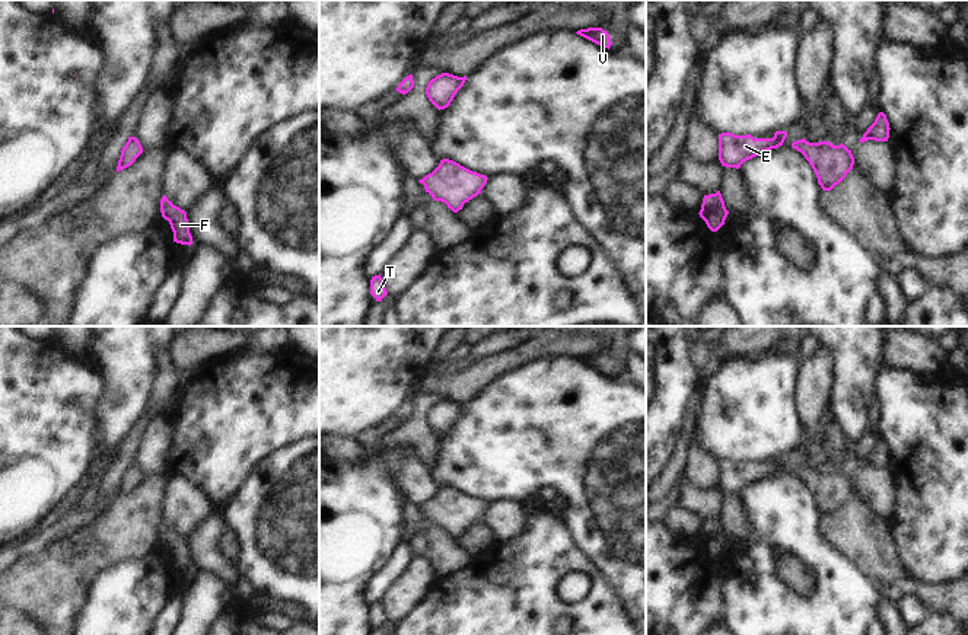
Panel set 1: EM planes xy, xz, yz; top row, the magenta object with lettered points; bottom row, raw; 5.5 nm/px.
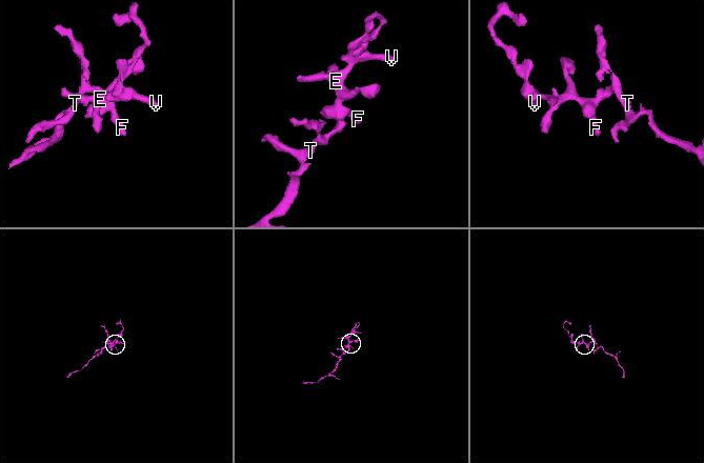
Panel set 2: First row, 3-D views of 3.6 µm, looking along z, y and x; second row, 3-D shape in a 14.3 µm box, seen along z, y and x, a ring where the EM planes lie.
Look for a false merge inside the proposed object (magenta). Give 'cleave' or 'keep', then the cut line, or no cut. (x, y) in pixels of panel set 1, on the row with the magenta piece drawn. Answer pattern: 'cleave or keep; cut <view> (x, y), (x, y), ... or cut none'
keep; cut none

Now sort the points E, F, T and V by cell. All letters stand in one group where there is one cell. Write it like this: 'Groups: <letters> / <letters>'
Groups: E F T V

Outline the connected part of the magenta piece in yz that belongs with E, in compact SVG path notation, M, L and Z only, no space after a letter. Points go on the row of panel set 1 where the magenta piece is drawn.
M776 131L773 138L722 133L719 134L719 160L722 166L739 169L743 162L783 146L786 137L786 131Z

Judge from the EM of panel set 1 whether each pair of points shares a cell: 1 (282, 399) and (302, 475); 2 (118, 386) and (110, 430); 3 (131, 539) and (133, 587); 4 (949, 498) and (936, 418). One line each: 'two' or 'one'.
1: two
2: one
3: two
4: one

